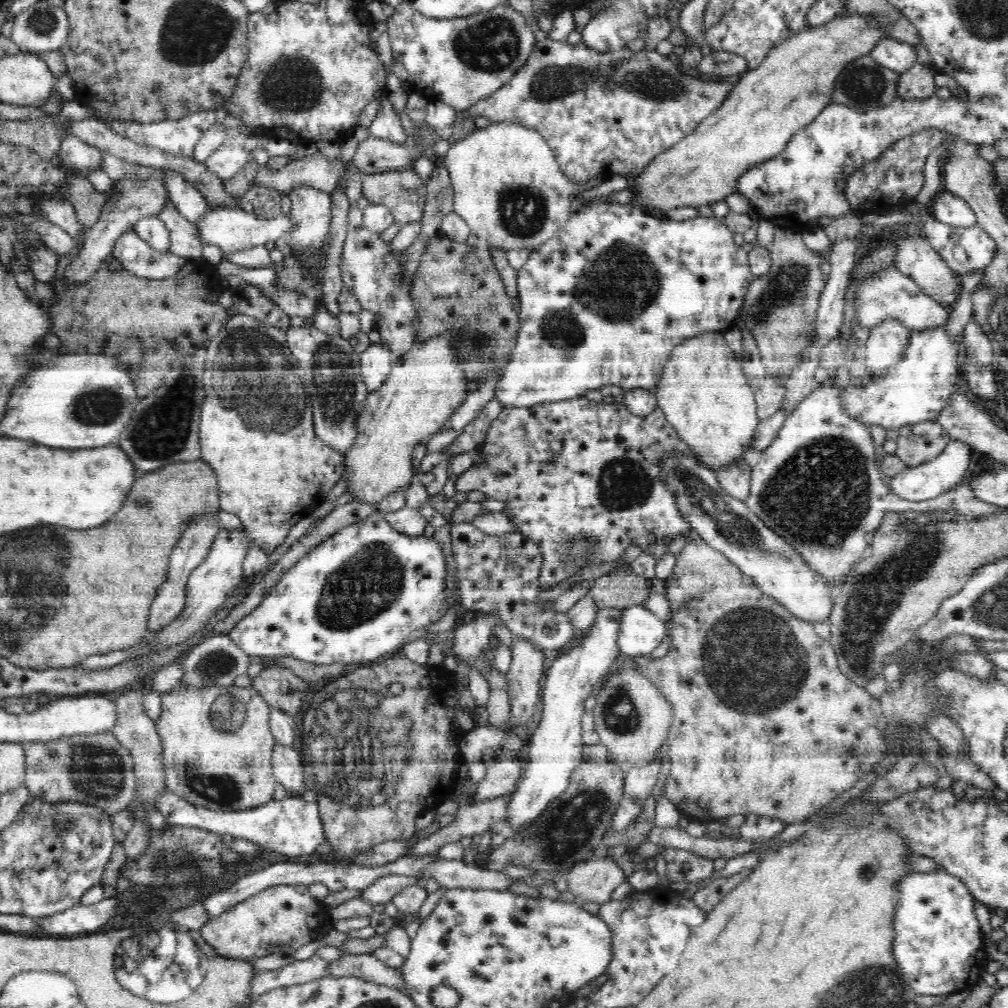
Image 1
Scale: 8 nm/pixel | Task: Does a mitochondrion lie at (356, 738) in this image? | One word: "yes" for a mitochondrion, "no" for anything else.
yes

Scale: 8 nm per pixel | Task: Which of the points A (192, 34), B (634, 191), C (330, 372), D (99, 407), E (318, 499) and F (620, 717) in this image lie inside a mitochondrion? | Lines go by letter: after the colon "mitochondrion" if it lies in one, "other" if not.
A: mitochondrion
B: other
C: mitochondrion
D: mitochondrion
E: other
F: mitochondrion

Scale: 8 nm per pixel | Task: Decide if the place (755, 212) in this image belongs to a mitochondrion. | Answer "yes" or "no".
no

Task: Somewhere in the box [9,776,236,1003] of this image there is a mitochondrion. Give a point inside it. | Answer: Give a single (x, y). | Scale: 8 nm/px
(178, 861)

